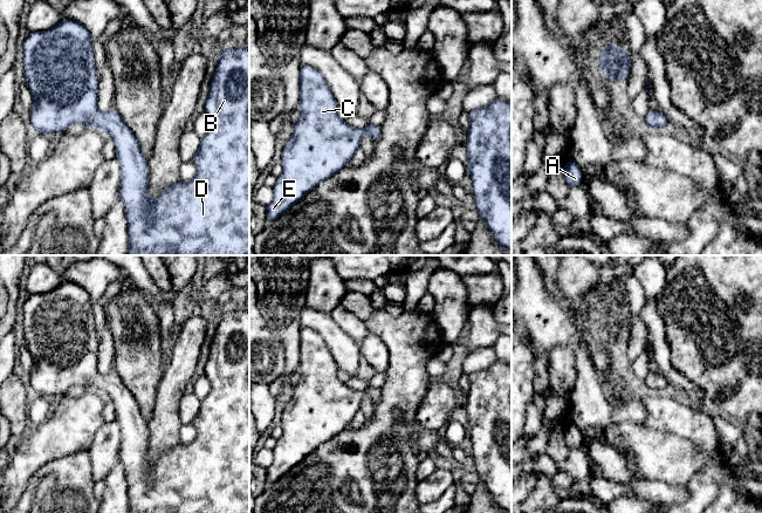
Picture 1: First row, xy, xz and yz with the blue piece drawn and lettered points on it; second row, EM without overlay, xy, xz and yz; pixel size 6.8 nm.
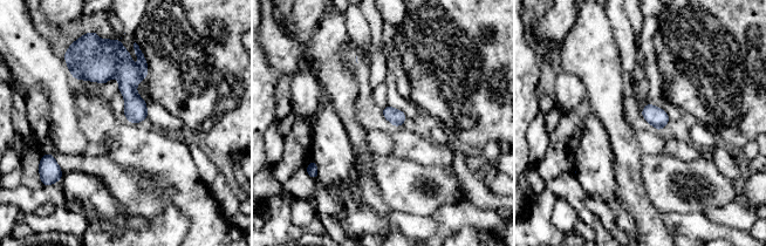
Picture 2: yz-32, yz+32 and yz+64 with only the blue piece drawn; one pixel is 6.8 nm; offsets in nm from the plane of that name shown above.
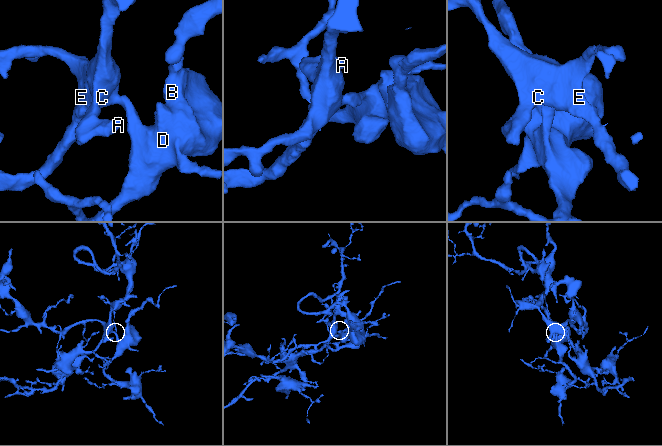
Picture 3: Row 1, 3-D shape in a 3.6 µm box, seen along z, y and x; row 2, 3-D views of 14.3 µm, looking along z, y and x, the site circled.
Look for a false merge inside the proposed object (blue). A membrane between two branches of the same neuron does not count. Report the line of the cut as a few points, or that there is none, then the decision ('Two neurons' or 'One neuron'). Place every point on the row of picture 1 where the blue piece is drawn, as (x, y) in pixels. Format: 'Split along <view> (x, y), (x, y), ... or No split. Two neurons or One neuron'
No split. One neuron

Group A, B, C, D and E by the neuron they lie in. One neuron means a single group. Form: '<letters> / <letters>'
A B C D E

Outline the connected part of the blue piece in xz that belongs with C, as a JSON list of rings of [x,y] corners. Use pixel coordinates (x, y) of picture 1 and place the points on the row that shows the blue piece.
[[[309,66],[300,68],[300,103],[301,117],[293,129],[290,139],[286,143],[281,164],[283,172],[274,185],[274,198],[267,205],[267,220],[273,221],[301,200],[315,186],[331,177],[351,159],[361,148],[363,135],[368,134],[373,142],[380,138],[380,126],[370,122],[363,129],[349,125],[338,115],[338,105],[324,77],[320,71]]]

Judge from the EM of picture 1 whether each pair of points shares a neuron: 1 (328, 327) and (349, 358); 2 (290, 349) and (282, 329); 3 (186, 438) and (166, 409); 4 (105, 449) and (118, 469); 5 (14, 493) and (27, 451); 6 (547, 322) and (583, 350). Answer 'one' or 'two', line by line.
1: one
2: one
3: two
4: two
5: one
6: one

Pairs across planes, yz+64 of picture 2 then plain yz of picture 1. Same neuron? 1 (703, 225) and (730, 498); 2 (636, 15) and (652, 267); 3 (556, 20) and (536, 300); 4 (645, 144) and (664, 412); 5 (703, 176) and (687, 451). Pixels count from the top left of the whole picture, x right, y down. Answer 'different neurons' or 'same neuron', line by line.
1: different neurons
2: different neurons
3: different neurons
4: different neurons
5: same neuron

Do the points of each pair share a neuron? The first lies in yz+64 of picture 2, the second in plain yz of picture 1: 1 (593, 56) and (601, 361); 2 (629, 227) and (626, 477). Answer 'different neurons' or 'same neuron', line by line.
1: same neuron
2: different neurons

